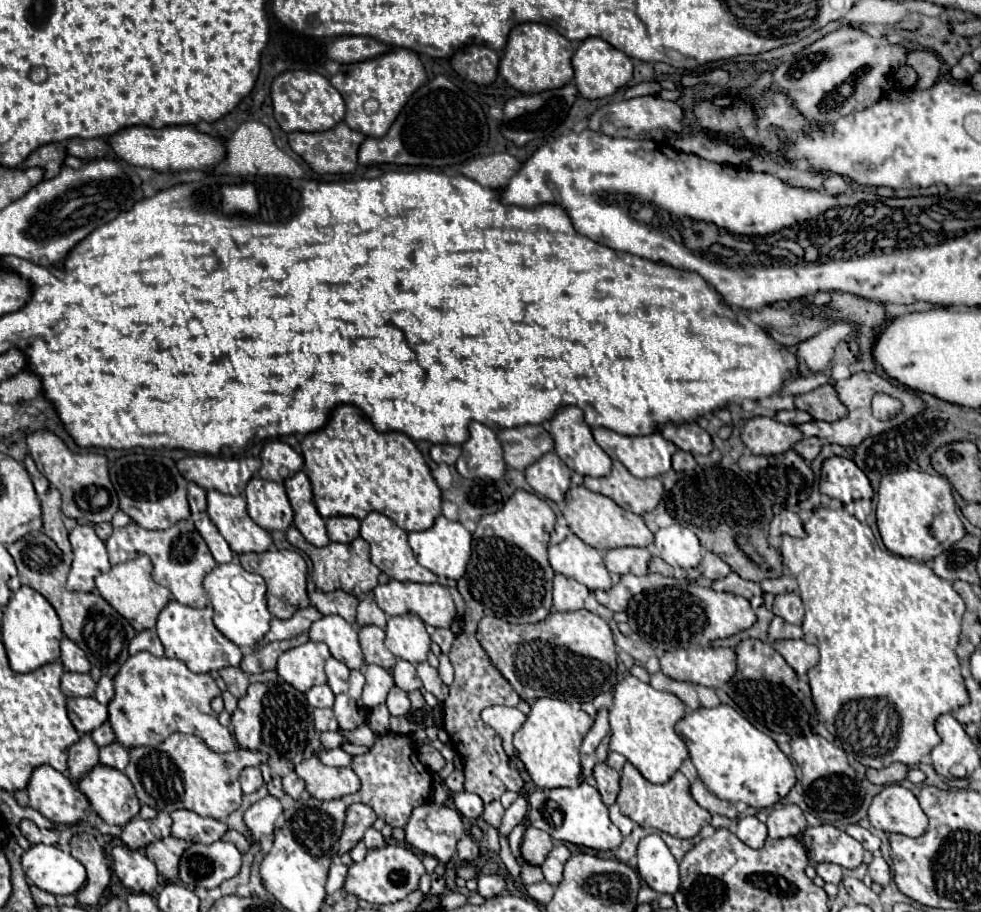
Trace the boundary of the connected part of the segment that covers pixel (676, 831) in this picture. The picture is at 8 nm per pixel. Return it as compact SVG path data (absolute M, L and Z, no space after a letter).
M625 763L621 771L621 793L617 797L617 805L625 817L639 823L641 827L659 829L679 839L693 839L701 827L711 823L711 815L693 801L689 793L689 781L681 771L677 771L667 783L655 785L649 783L631 763Z

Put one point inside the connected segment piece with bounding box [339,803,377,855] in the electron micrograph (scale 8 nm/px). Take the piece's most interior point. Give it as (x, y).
(360, 817)

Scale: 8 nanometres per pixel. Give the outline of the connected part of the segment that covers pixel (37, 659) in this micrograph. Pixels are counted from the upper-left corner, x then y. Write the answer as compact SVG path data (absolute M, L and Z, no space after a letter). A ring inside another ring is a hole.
M21 587L13 593L7 607L3 609L3 645L7 649L9 665L13 671L29 673L47 663L59 661L61 637L61 621L51 603L41 593L31 587Z

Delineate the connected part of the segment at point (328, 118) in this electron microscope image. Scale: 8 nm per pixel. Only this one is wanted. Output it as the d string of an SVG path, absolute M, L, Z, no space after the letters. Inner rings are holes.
M287 71L283 75L279 75L273 81L273 109L275 109L275 119L281 125L283 131L307 131L307 133L315 133L315 131L327 131L331 127L335 127L337 123L343 121L345 117L345 101L341 97L341 93L319 73L309 73L309 71ZM285 85L295 87L297 91L303 93L301 101L291 101L289 95L285 93Z

